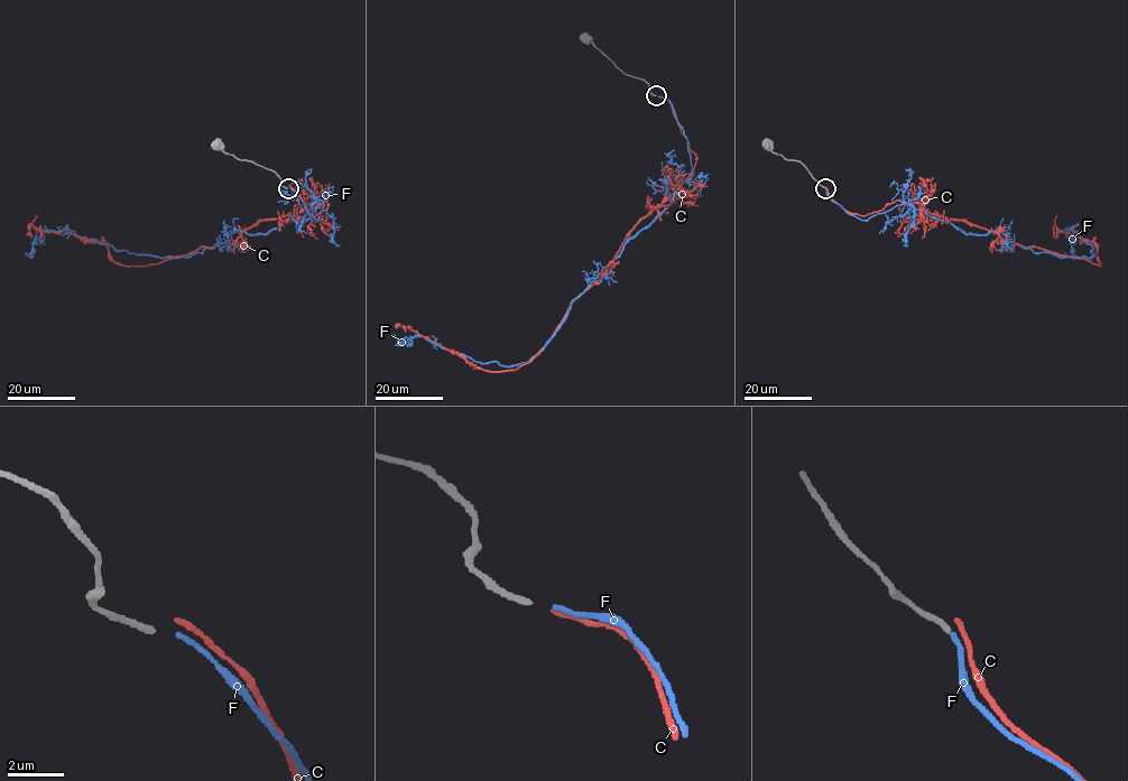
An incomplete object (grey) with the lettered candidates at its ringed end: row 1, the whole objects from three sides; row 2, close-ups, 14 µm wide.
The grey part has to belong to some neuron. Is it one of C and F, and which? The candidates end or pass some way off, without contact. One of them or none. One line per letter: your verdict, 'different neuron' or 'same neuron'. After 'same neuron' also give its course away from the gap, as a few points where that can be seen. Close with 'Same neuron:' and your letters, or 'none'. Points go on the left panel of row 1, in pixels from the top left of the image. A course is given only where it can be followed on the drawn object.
C: different neuron
F: same neuron | via (290, 188), (317, 220), (323, 203), (187, 257), (133, 253), (64, 230), (38, 231), (26, 254)
Same neuron: F

